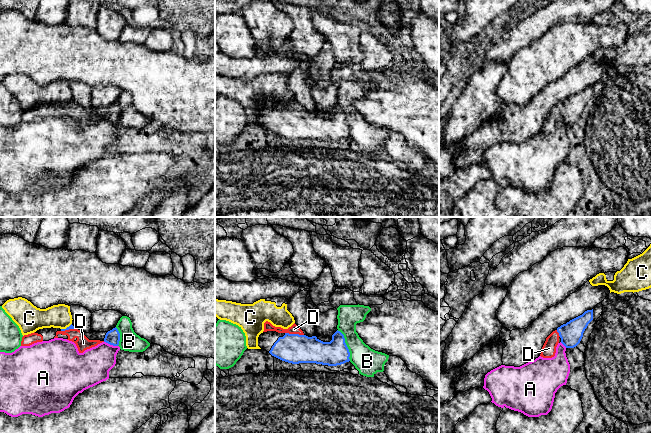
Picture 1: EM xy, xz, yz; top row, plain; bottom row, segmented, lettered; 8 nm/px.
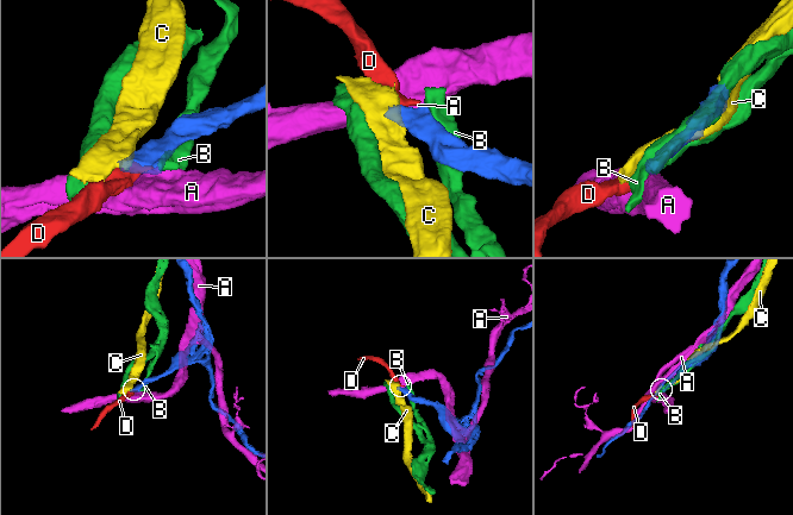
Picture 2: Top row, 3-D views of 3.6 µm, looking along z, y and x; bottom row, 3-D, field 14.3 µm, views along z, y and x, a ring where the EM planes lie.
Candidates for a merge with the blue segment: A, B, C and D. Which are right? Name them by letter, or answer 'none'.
D

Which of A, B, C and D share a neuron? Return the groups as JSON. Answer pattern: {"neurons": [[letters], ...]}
{"neurons": [["A"], ["B"], ["C"], ["D"]]}

